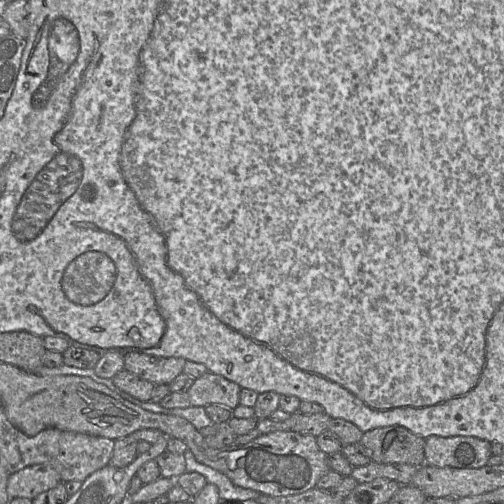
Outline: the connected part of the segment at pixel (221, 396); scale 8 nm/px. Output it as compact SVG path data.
M208 371L194 379L188 391L190 405L206 407L210 404L219 404L233 410L240 404L241 389L238 384Z

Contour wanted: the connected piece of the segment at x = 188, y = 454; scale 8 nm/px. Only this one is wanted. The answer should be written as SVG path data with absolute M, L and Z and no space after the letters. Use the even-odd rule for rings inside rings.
M187 449L184 453L186 472L203 475L208 483L214 484L219 491L221 501L244 501L262 495L258 492L235 485L226 475L198 462L193 453Z

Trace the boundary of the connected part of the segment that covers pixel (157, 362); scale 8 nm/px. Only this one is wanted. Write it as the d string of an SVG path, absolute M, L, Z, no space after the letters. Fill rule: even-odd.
M131 351L124 355L125 369L154 385L169 385L184 371L186 360L180 357L156 357Z

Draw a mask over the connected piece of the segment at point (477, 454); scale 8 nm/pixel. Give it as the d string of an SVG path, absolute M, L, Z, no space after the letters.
M431 435L425 439L429 466L477 469L487 465L491 455L491 443L478 437Z

